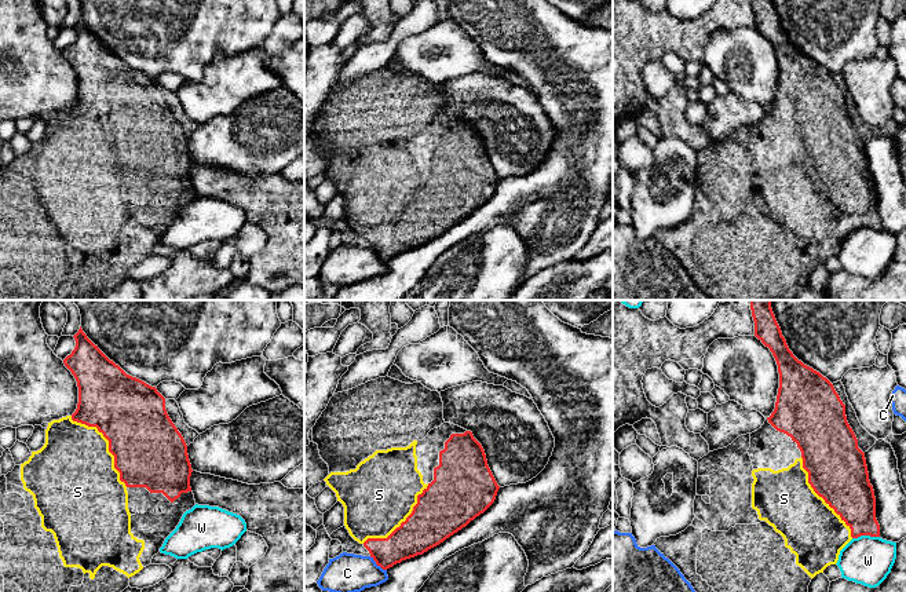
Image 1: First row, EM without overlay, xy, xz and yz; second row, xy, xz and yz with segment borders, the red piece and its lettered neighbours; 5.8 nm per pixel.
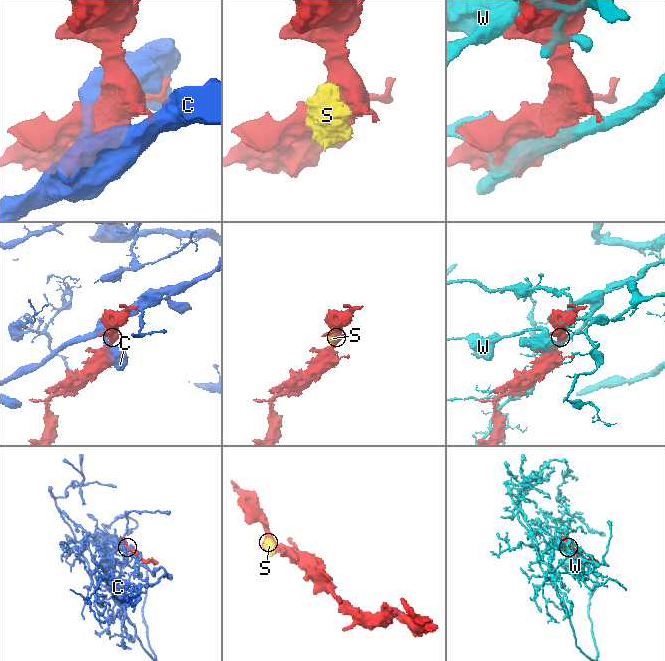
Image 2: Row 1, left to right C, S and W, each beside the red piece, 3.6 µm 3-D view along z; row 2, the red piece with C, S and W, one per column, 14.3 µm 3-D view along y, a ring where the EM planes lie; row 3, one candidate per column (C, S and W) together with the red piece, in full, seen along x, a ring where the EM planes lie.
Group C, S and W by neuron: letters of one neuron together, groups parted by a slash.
C / S / W

